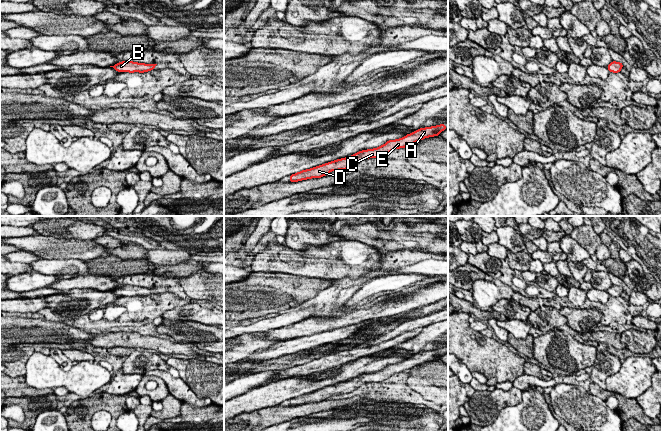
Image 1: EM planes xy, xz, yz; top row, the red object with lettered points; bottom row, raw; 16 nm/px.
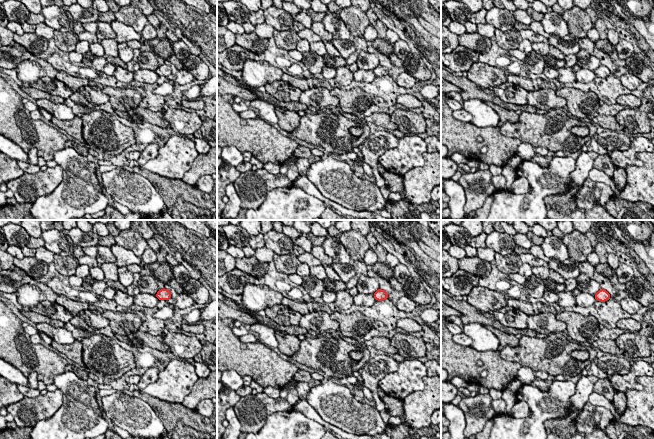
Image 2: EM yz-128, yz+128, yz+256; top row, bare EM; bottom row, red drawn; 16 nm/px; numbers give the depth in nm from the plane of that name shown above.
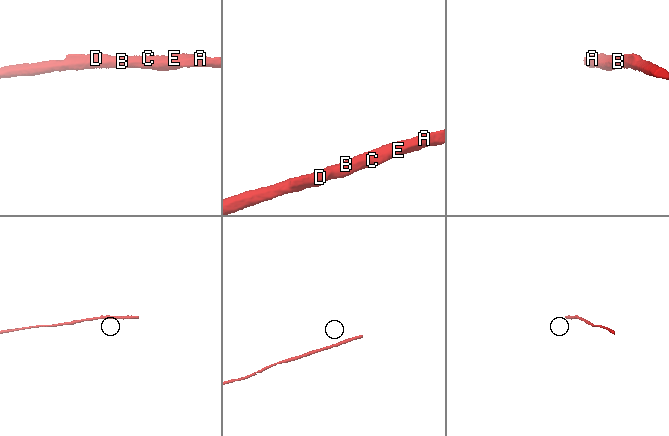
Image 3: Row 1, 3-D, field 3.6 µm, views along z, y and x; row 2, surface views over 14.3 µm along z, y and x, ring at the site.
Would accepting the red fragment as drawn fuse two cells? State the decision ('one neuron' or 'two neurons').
one neuron

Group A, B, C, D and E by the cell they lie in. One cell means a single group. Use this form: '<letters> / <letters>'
A B C D E

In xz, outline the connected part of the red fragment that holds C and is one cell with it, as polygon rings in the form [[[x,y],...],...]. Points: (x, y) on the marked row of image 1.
[[[445,124],[420,128],[402,138],[389,140],[385,144],[377,148],[362,150],[353,154],[352,156],[347,156],[345,158],[337,159],[310,169],[302,170],[295,174],[291,174],[289,182],[298,182],[312,178],[321,178],[328,175],[331,171],[339,171],[352,168],[364,159],[383,158],[395,149],[405,148],[425,138],[439,136],[439,133],[446,129],[447,128]]]

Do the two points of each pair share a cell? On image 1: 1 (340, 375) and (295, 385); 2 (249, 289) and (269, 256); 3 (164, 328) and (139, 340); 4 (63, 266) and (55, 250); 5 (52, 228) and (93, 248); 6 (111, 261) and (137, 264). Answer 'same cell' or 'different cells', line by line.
1: same cell
2: different cells
3: different cells
4: different cells
5: different cells
6: same cell

